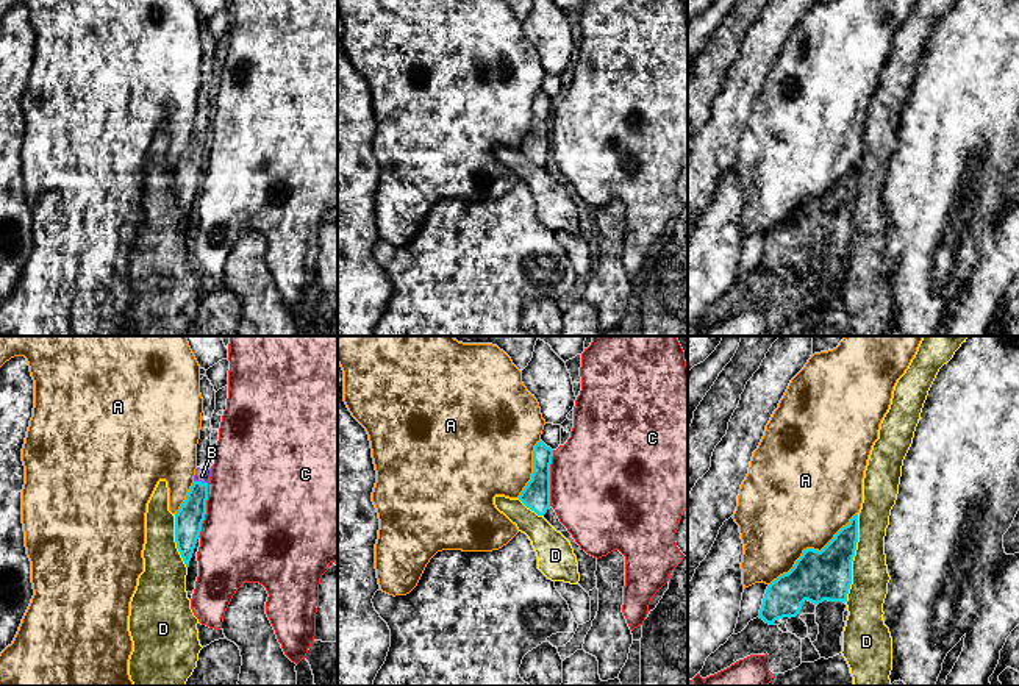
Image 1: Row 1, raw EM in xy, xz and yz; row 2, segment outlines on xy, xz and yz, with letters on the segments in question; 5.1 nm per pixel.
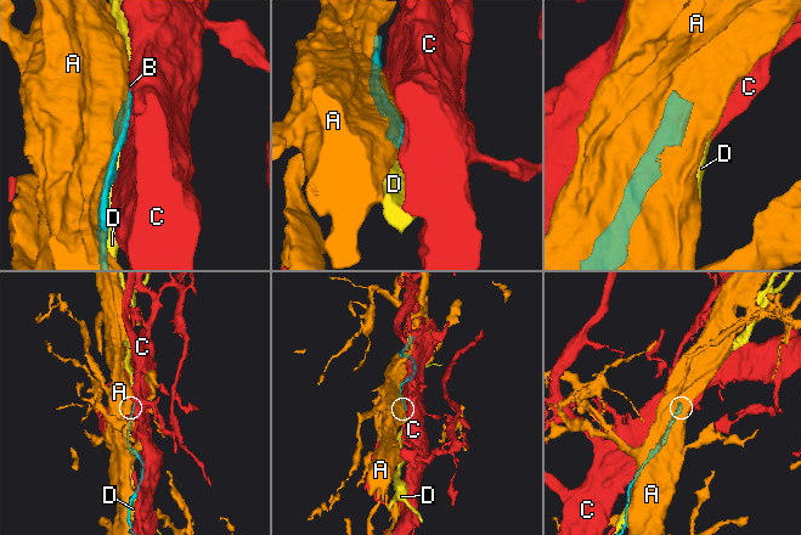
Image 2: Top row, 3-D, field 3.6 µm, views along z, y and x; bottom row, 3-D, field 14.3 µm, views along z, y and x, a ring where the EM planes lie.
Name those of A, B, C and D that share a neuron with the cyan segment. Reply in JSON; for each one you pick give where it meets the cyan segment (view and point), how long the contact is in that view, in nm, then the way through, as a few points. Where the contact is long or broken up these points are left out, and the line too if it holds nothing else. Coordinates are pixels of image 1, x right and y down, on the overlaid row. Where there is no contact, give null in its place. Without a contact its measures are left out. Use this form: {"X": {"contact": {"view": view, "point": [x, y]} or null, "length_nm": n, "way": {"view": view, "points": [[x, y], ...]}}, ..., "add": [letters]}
{"B": {"contact": {"view": "xy", "point": [200, 482]}, "length_nm": 70, "way": {"view": "xy", "points": [[188, 521], [200, 482], [202, 475]]}}, "add": ["B"]}

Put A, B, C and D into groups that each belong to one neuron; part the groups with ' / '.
A / B / C / D

